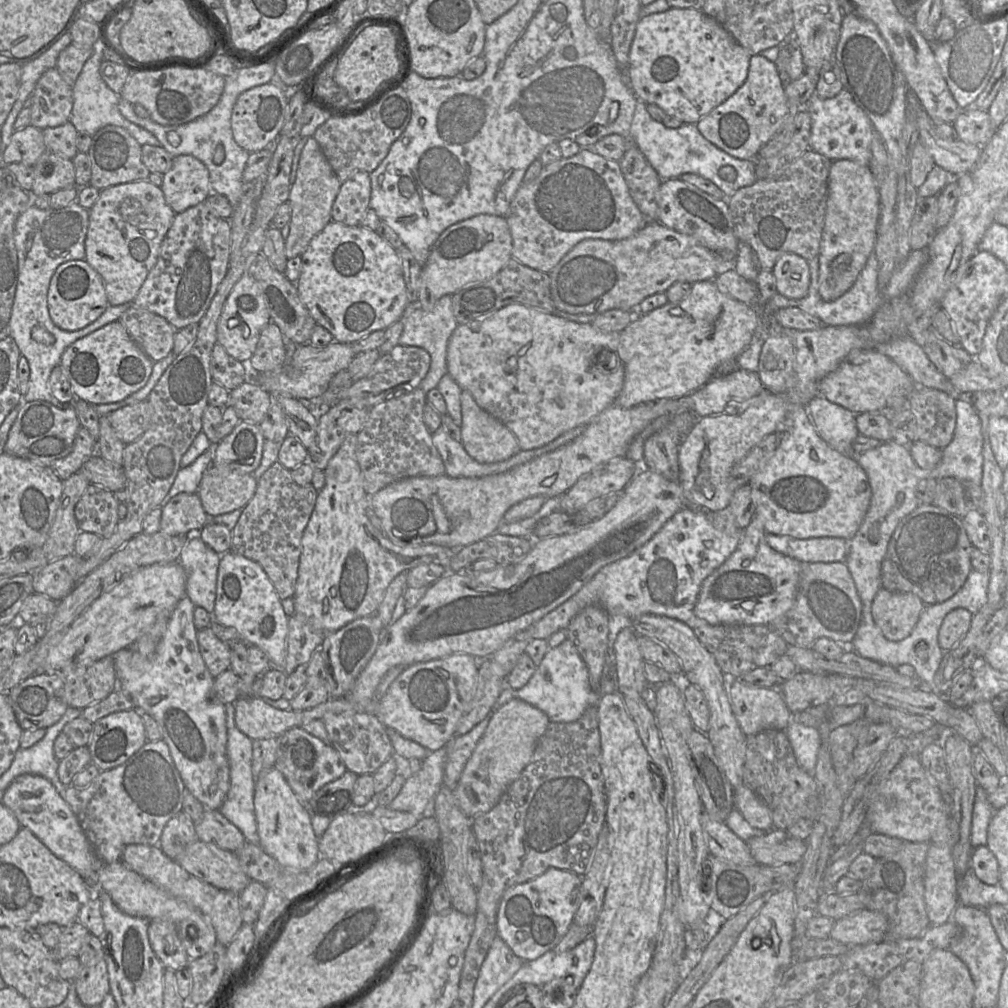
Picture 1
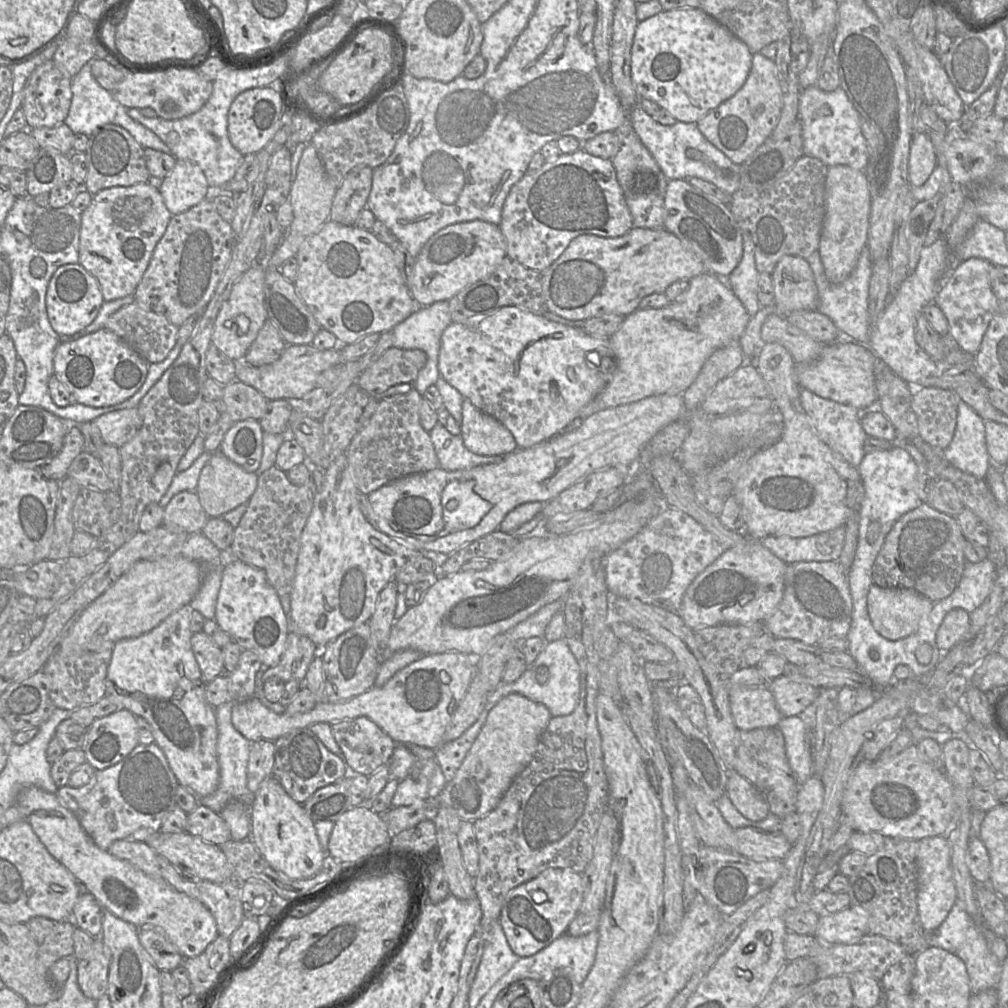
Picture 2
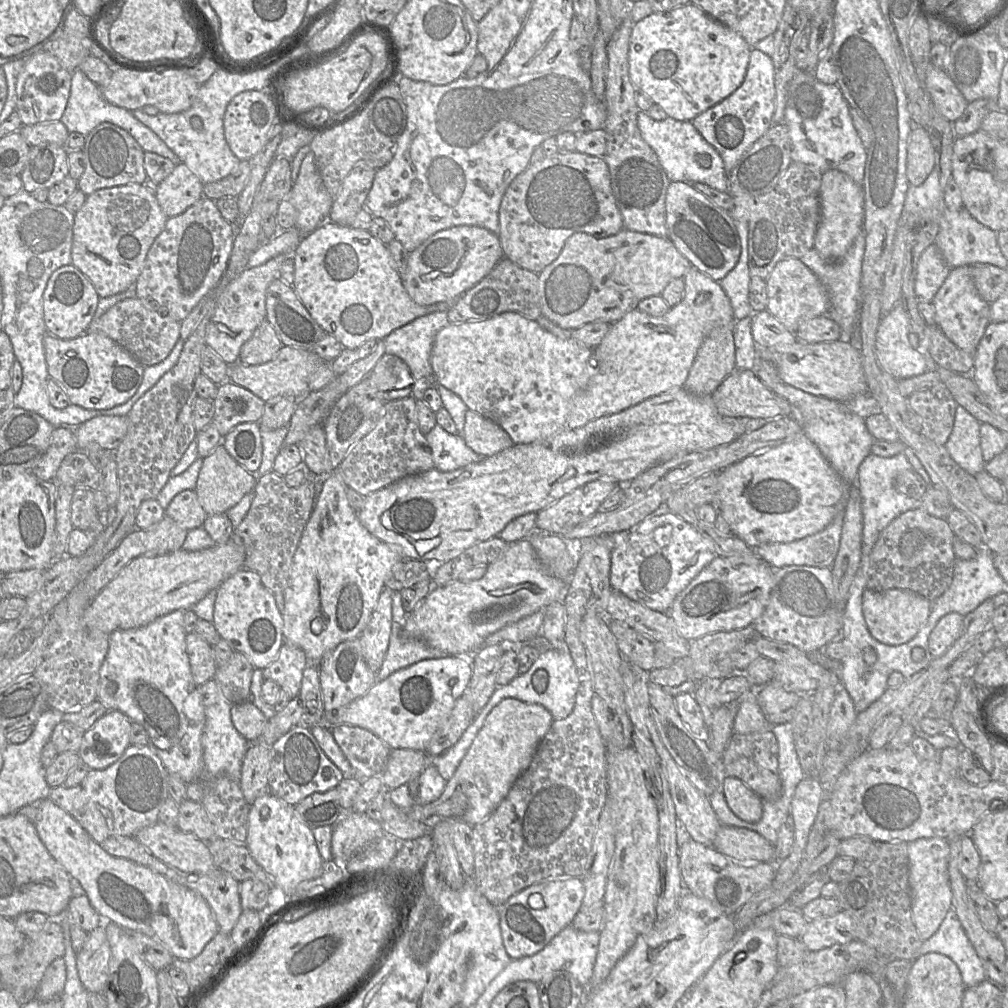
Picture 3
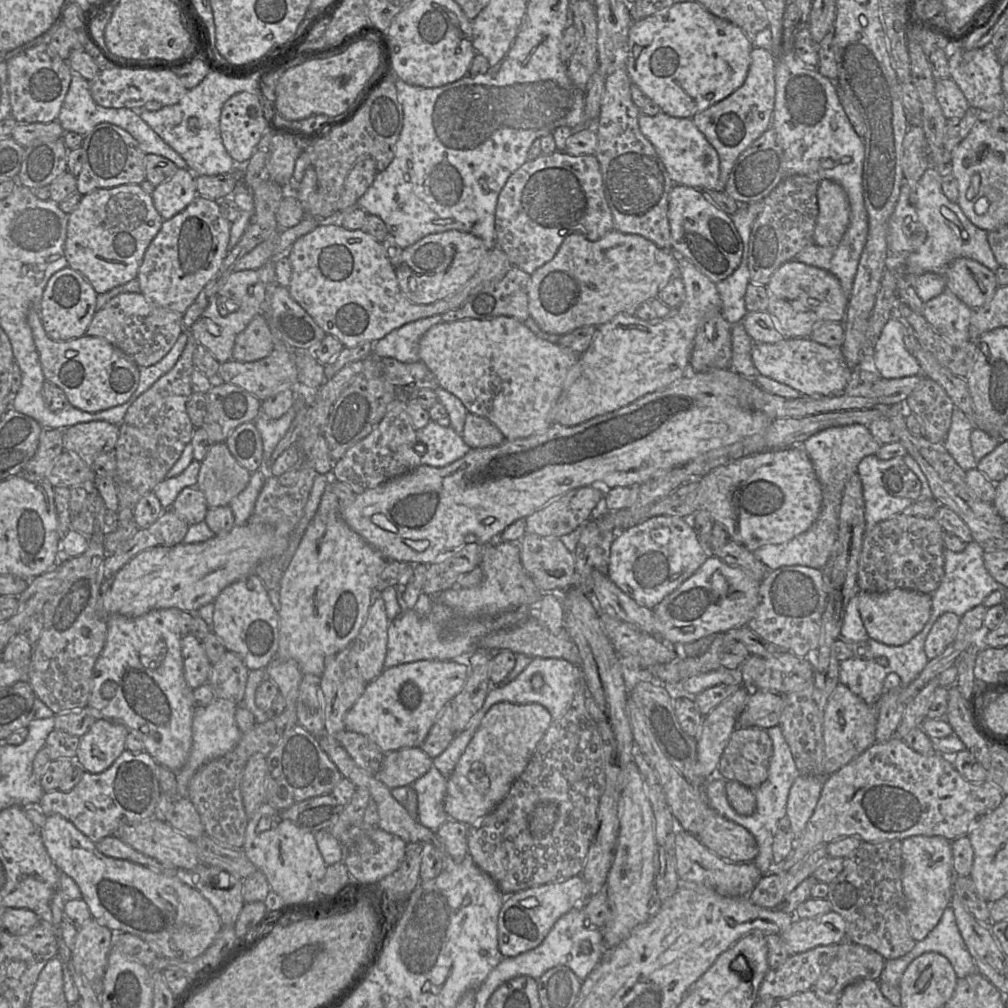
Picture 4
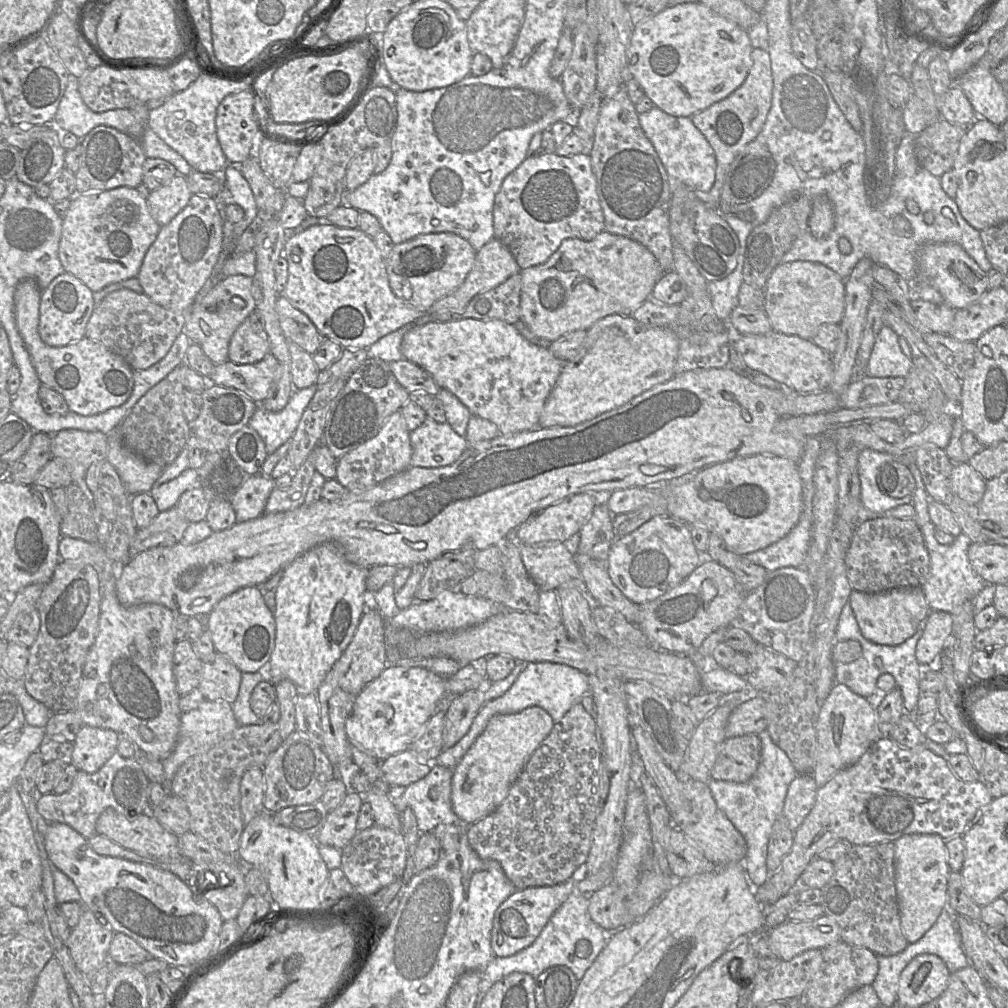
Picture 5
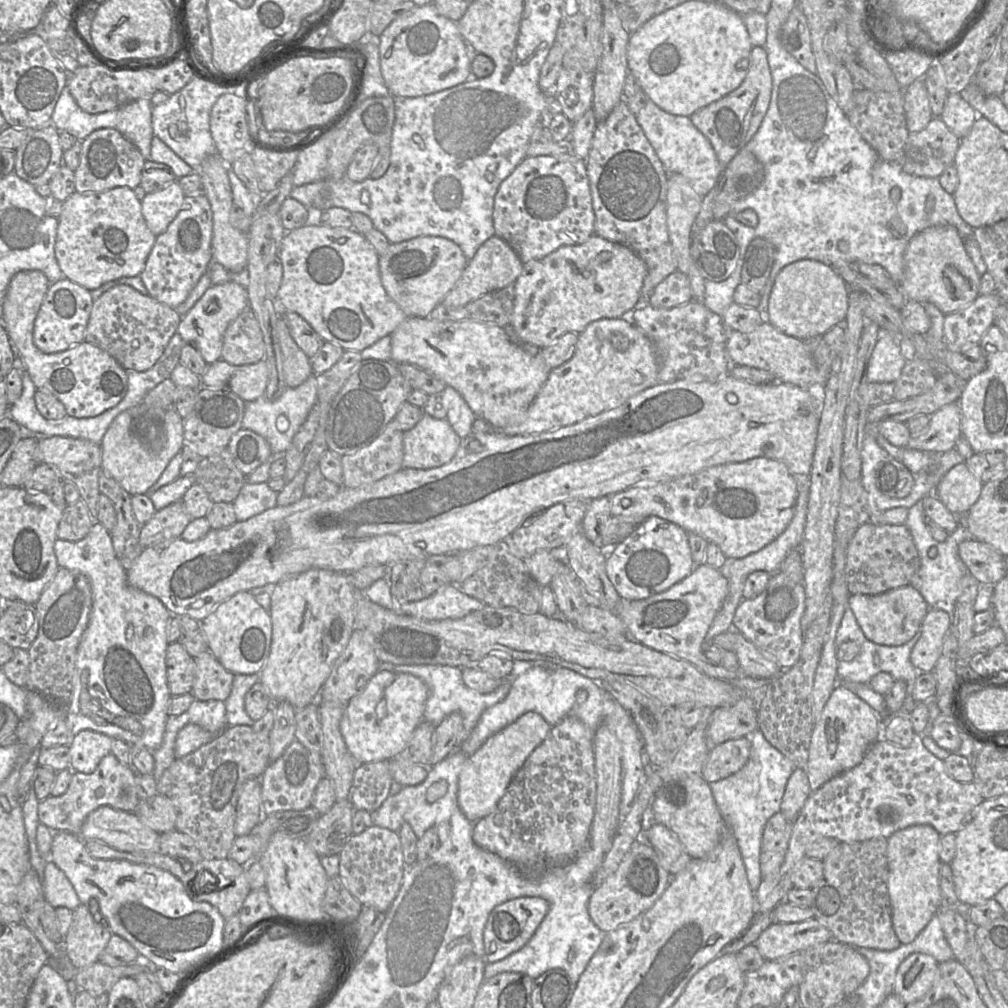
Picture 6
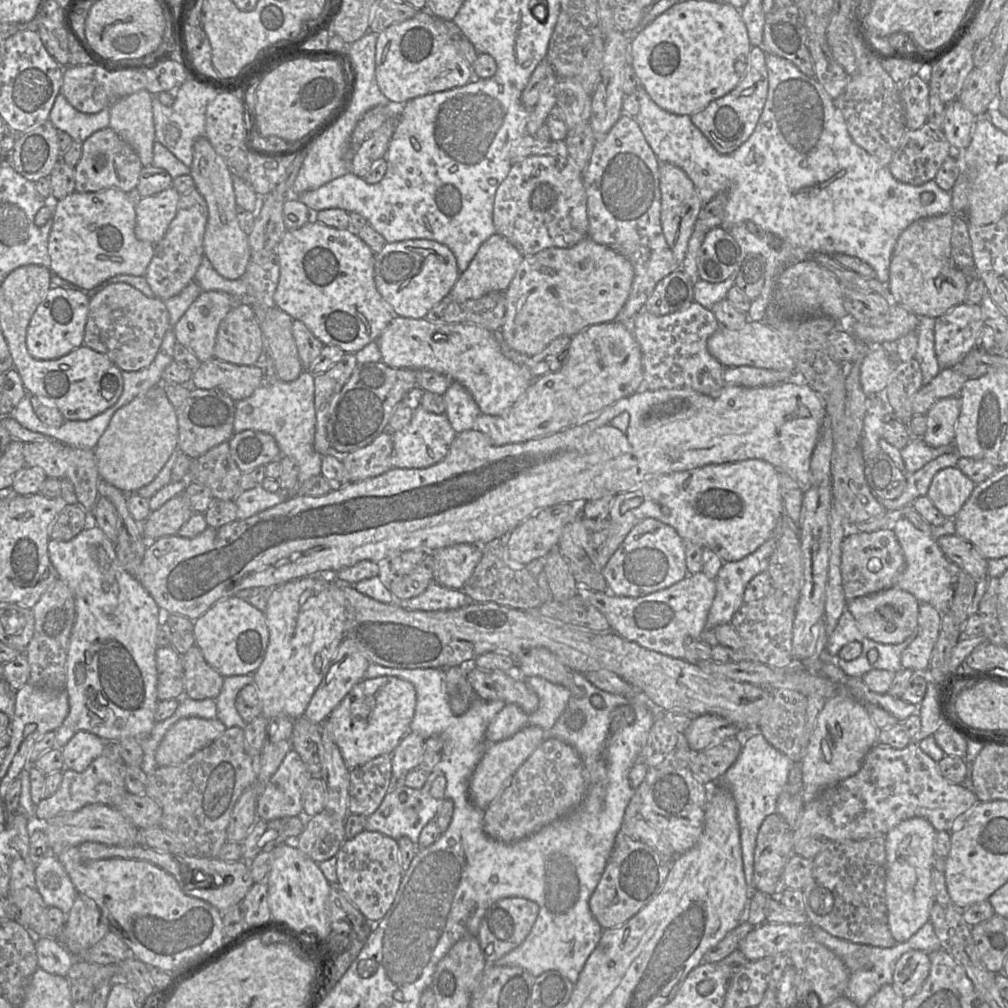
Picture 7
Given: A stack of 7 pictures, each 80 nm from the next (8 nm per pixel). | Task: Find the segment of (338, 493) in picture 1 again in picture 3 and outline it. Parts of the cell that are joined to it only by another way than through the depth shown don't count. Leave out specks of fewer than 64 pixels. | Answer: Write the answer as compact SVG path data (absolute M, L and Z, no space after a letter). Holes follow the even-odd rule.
M338 469L330 473L323 482L322 490L316 499L313 511L309 521L302 533L302 537L293 557L290 577L288 585L283 591L284 594L284 610L283 617L283 637L284 643L287 642L293 646L302 649L308 660L308 665L319 665L323 656L333 650L340 643L357 638L360 636L366 625L368 624L371 615L376 607L379 595L385 588L385 580L390 574L392 568L399 563L403 557L392 550L387 544L380 541L378 538L370 534L366 528L360 523L357 512L351 508L347 499L347 488Z

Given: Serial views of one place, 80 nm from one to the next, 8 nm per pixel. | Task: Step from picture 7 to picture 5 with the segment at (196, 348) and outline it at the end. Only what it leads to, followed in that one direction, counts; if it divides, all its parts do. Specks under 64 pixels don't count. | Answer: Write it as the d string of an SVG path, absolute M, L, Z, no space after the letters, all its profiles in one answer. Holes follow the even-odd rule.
M232 275L221 277L207 294L196 300L186 312L183 332L190 342L197 343L214 363L220 364L228 360L228 347L232 334L243 320L256 311L256 304L261 299L261 291L253 277Z

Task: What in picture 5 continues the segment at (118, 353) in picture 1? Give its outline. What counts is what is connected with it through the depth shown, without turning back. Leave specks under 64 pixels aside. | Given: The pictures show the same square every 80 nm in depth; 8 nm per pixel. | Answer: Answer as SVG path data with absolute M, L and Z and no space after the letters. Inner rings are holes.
M33 278L21 280L14 292L17 329L41 384L61 393L69 411L84 416L124 404L133 389L133 369L122 357L86 336L62 347L51 347L41 340L38 333L41 292Z

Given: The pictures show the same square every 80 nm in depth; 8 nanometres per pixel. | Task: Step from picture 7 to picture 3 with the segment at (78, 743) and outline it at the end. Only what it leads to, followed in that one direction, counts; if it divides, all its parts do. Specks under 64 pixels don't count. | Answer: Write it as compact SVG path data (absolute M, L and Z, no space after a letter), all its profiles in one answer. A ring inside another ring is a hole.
M111 710L84 733L78 751L81 762L91 770L102 770L116 762L130 744L132 721L122 712Z

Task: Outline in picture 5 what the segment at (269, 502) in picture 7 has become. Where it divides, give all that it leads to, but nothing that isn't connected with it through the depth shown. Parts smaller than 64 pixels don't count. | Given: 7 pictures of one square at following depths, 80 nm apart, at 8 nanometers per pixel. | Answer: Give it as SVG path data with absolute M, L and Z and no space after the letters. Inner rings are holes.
M261 473L245 477L242 484L229 496L236 522L252 520L265 513L267 499L275 487L274 480Z

